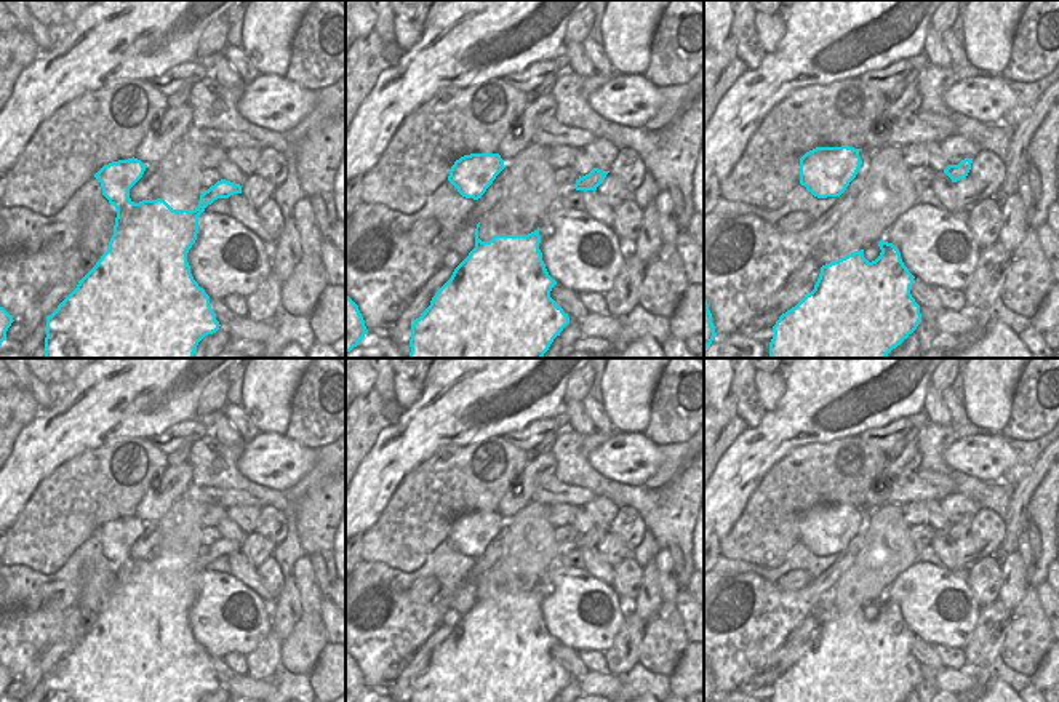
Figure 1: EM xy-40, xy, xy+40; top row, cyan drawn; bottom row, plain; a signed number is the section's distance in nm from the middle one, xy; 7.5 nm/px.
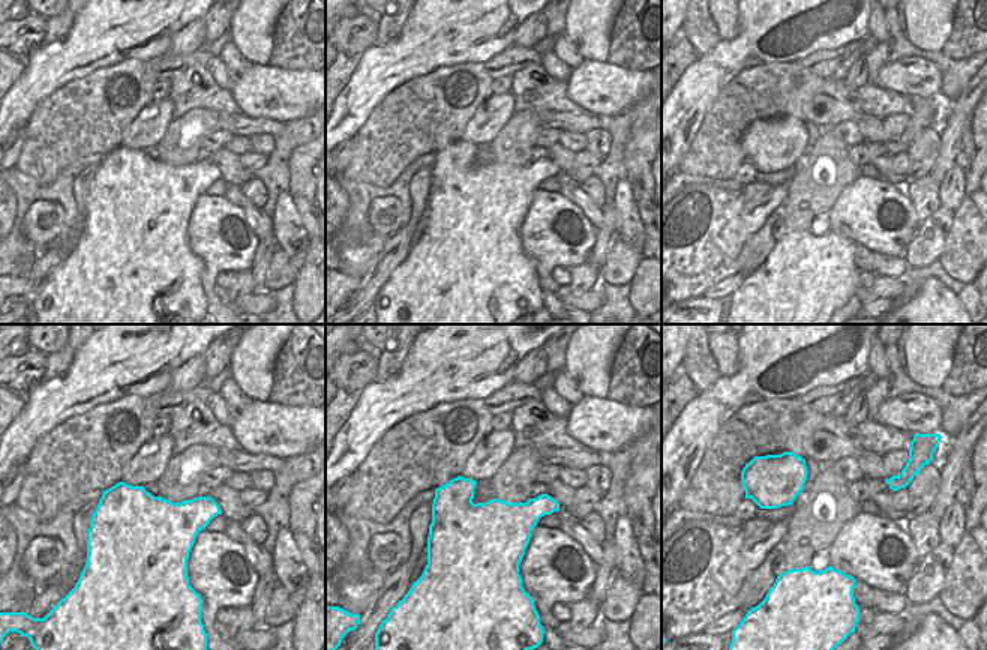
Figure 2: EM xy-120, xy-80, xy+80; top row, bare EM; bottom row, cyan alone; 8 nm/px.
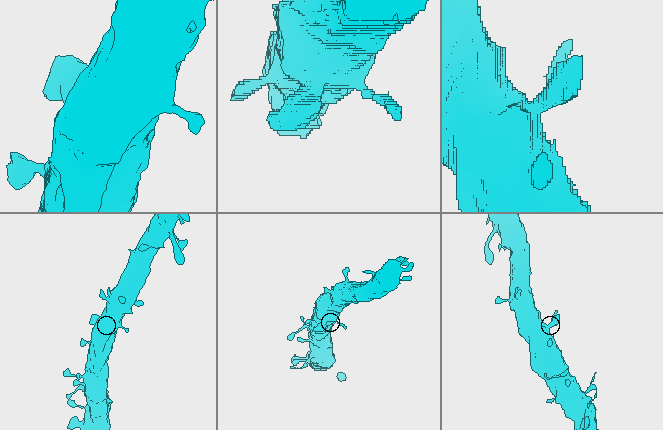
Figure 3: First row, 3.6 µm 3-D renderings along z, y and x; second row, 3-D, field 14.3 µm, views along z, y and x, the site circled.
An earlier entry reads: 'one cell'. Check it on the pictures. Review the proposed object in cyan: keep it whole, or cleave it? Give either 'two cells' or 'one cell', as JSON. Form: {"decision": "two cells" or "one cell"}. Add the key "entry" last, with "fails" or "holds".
{"decision": "one cell", "entry": "holds"}

